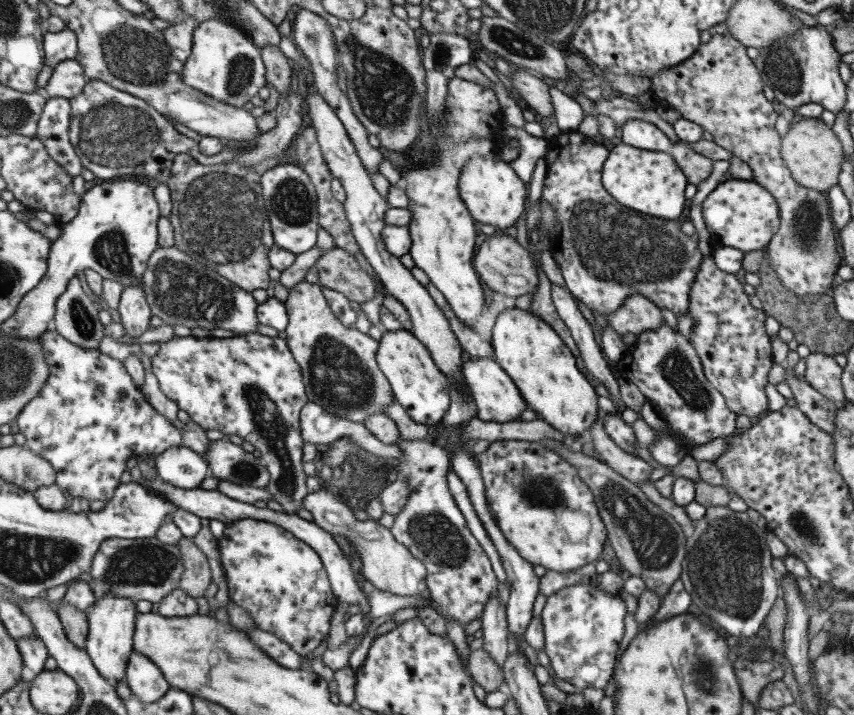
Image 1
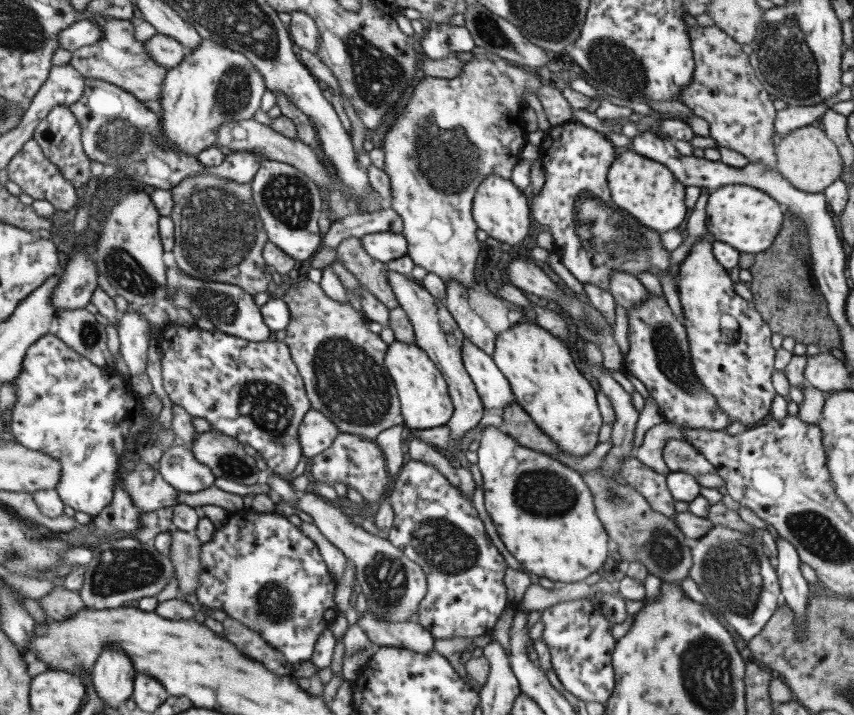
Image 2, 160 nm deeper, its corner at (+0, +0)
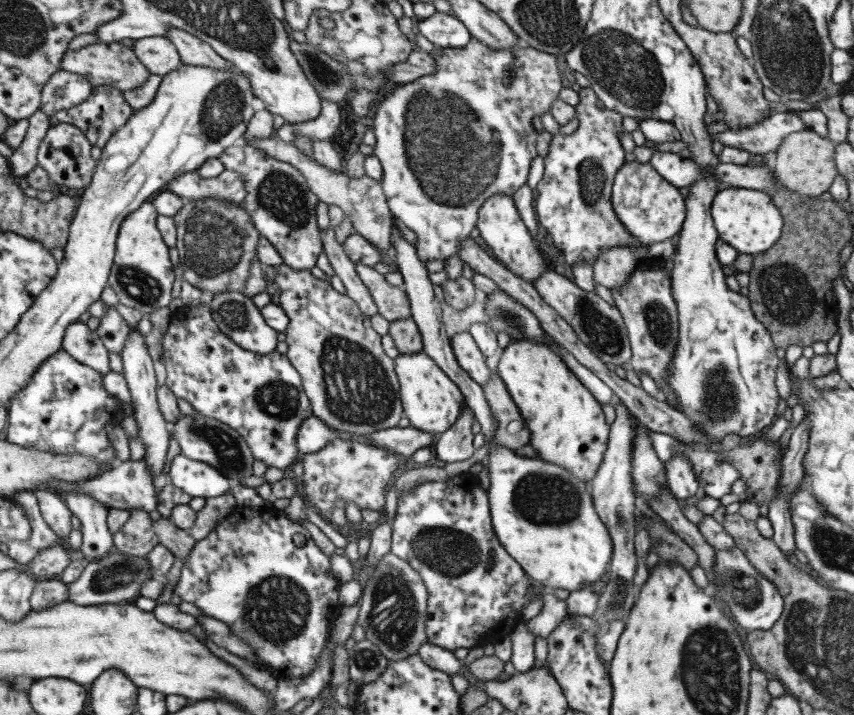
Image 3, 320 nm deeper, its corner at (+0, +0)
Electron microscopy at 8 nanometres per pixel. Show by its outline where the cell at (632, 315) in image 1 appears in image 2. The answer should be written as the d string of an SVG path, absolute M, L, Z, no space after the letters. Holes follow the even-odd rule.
M614 271L609 275L608 290L614 302L625 310L647 300L647 291L637 278L627 272Z

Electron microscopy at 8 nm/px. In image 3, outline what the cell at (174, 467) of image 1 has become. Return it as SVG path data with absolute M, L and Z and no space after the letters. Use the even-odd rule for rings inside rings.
M182 454L176 455L165 471L167 481L180 488L190 497L208 499L230 492L231 481L216 468L191 460Z

